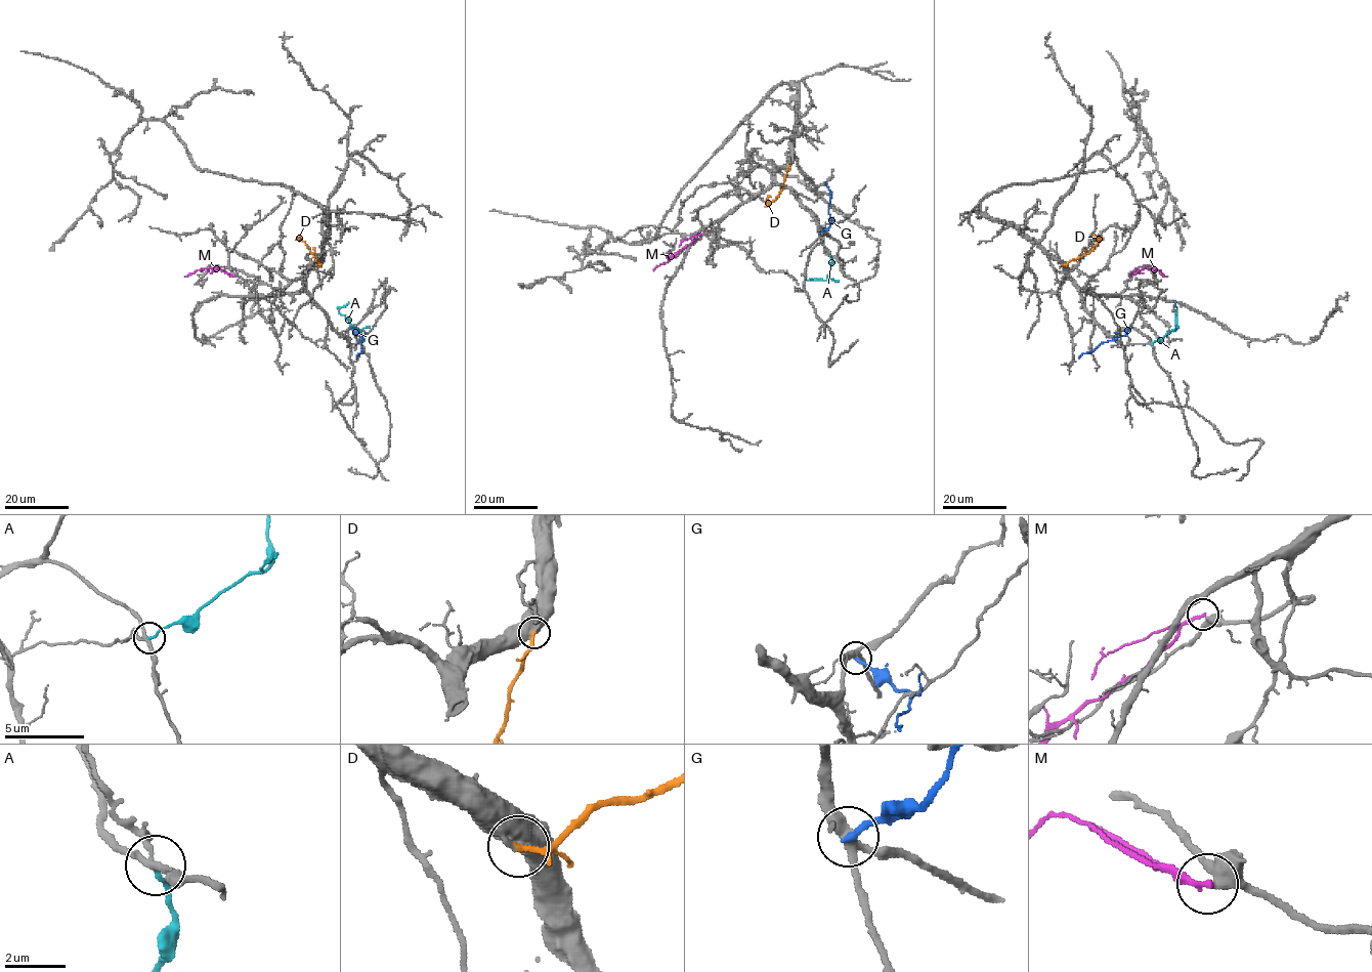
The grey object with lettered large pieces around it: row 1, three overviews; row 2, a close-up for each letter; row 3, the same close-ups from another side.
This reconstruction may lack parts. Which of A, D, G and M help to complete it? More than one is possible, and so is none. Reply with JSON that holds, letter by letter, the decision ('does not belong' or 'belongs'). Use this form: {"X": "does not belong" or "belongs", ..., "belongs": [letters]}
{"A": "belongs", "D": "belongs", "G": "does not belong", "M": "does not belong", "belongs": ["A", "D"]}

